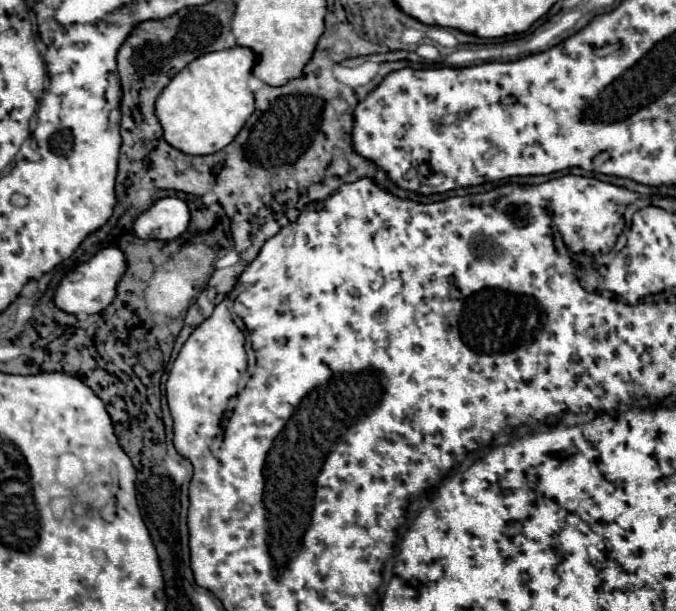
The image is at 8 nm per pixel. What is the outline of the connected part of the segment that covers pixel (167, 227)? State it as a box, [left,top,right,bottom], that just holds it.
[135,196,189,240]

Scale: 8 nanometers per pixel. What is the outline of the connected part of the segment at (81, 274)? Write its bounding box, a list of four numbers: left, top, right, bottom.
[55,248,127,314]

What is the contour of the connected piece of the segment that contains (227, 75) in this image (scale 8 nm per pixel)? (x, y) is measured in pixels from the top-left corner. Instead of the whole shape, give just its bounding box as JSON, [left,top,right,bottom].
[155,46,255,154]

